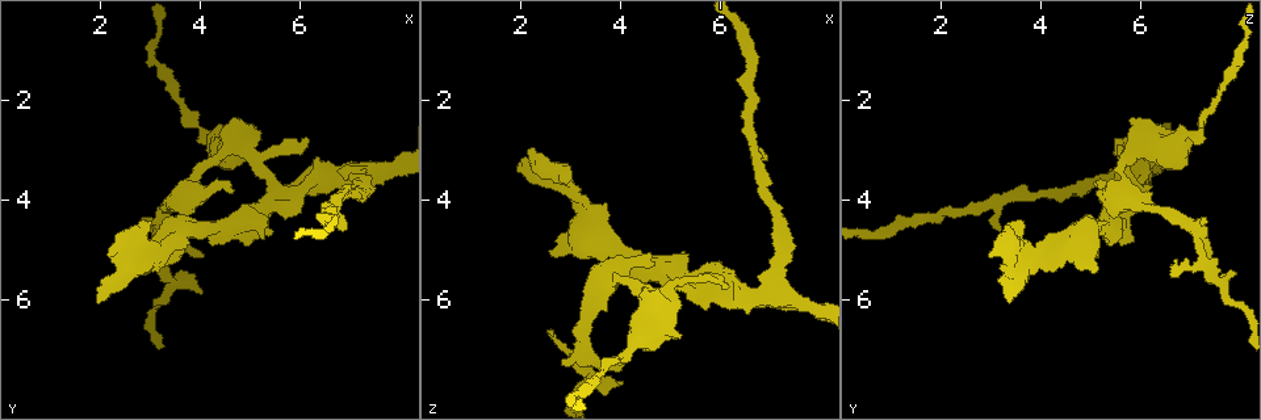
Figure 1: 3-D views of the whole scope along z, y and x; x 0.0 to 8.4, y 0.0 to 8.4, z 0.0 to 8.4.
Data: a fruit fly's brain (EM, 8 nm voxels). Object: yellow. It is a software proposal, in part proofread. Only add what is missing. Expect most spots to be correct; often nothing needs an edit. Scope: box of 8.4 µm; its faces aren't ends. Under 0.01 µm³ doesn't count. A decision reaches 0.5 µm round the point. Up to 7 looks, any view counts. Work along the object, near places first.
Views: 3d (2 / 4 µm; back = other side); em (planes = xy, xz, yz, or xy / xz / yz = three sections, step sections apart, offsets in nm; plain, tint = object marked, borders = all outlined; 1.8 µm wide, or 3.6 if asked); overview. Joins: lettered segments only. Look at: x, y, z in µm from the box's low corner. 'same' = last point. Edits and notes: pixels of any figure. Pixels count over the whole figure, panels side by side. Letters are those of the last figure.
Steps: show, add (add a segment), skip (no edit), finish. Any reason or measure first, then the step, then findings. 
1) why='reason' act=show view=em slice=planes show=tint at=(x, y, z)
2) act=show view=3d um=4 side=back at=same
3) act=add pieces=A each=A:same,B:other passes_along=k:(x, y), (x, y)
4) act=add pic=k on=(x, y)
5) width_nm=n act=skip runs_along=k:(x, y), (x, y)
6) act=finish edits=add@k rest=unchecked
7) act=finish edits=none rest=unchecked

why='branch stops here' act=show view=3d um=4 at=(6.90, 4.60, 3.20)

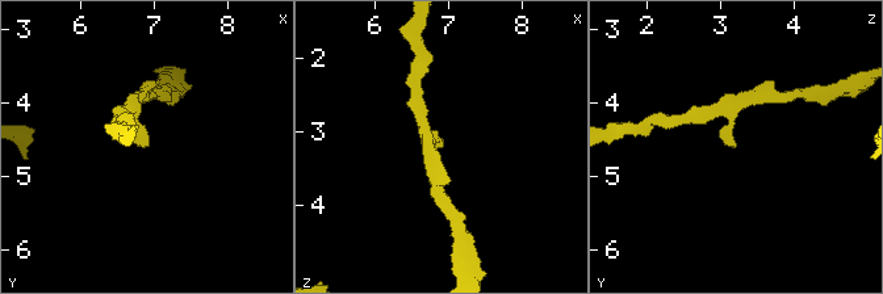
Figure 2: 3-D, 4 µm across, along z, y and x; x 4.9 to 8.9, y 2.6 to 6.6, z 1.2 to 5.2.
why='shape alone is not enough' act=show view=em slice=planes show=borders at=(6.95, 4.55, 3.20)

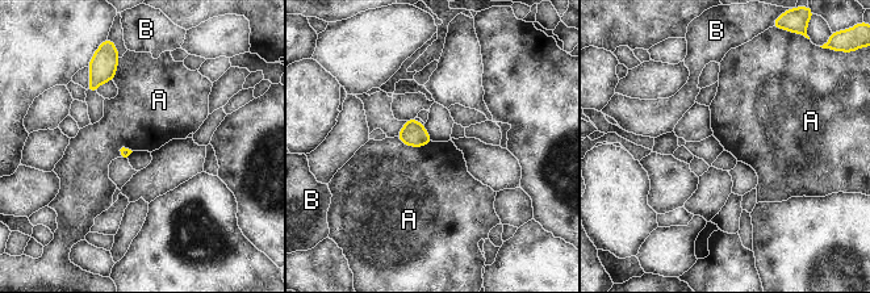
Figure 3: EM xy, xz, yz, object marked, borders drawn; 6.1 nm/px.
longest_contact=A:220nm act=skip each=A:other,B:other found='none of them fits'

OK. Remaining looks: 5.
why='branch stops here' act=show view=3d um=4 at=(1.95, 6.10, 3.35)

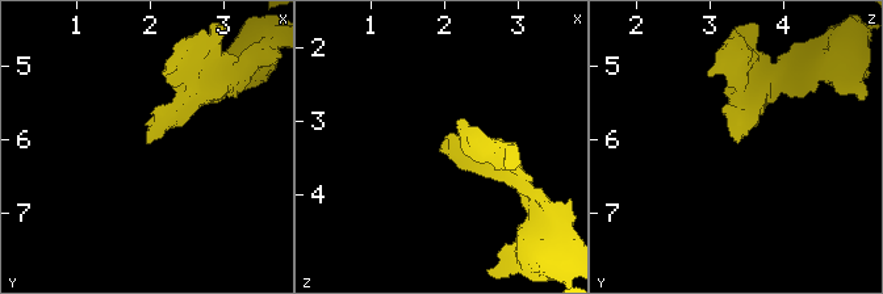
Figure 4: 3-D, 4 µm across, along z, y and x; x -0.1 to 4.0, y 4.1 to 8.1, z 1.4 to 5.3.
why='now the EM' act=show view=em um=3.6 slice=xy step=16 show=borders at=(1.95, 6.05, 3.40)

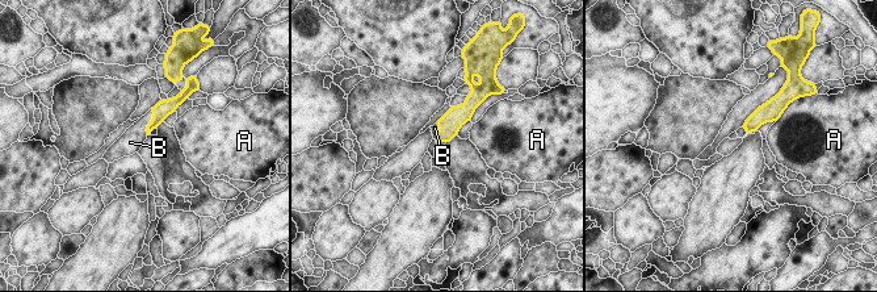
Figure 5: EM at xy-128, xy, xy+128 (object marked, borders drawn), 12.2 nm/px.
act=add pieces=B each=A:other,B:same passes_along=5:(162, 109), (150, 122), (135, 136) found='it goes on there'

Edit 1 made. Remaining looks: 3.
why='an open end' act=show view=3d um=4 at=(4.05, 5.20, 7.30)

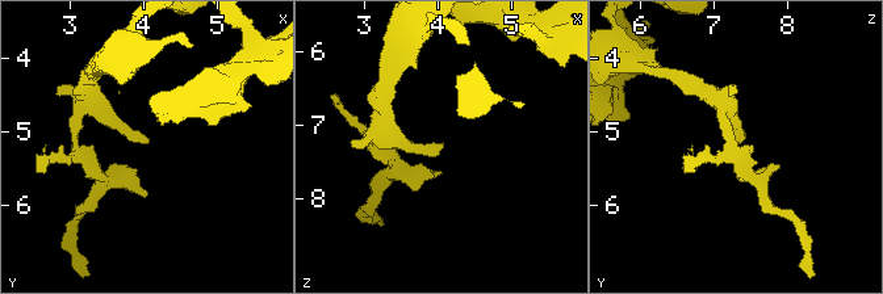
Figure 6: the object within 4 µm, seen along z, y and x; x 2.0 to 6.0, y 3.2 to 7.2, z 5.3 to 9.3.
why='now the EM' act=show view=em slice=xy step=4 show=borders at=(4.10, 5.15, 7.30)

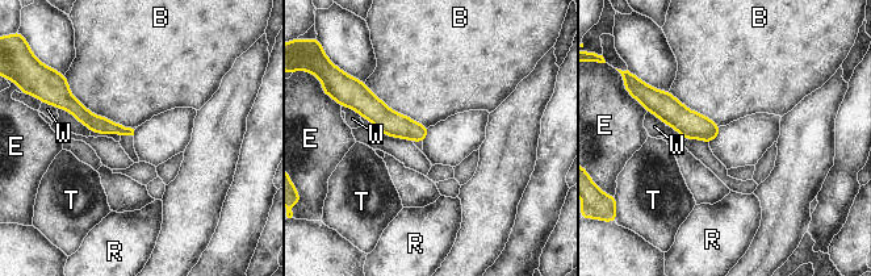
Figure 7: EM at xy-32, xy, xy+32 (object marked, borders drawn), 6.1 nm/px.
act=skip each=B:other,E:other,R:other,T:other,W:other runs_along=7:(364, 97), (389, 122), (421, 138) found='no lettered segment goes on from it'

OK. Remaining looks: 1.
act=finish edits=add@5 rest=unchecked

